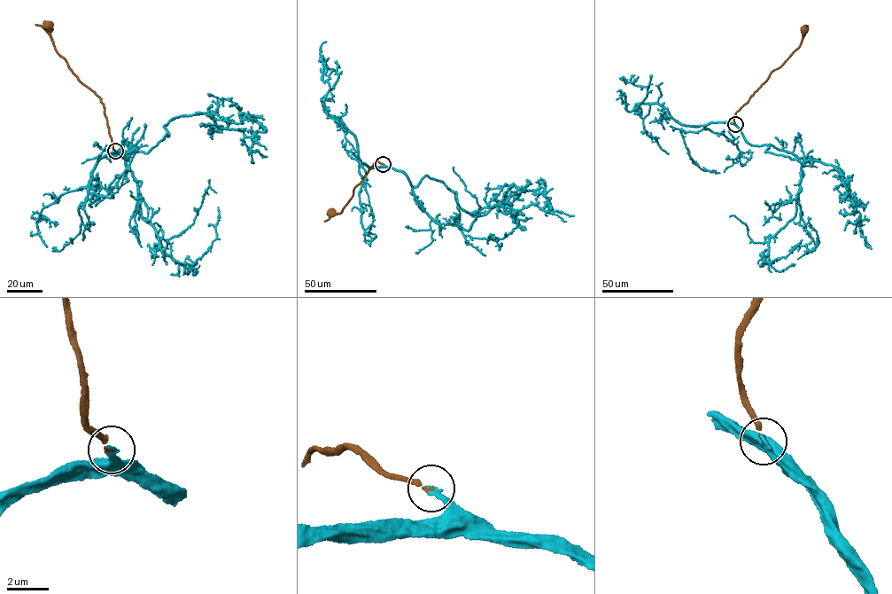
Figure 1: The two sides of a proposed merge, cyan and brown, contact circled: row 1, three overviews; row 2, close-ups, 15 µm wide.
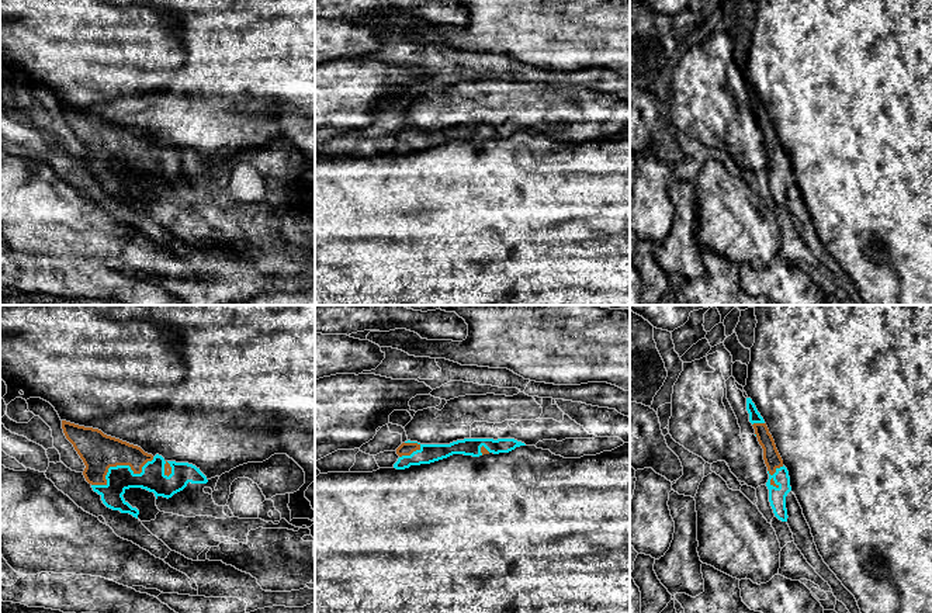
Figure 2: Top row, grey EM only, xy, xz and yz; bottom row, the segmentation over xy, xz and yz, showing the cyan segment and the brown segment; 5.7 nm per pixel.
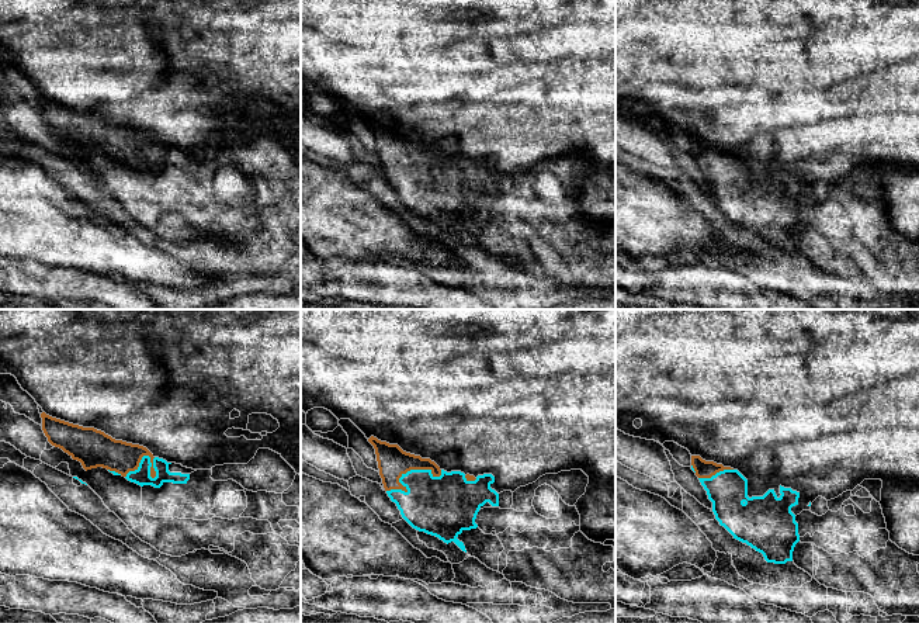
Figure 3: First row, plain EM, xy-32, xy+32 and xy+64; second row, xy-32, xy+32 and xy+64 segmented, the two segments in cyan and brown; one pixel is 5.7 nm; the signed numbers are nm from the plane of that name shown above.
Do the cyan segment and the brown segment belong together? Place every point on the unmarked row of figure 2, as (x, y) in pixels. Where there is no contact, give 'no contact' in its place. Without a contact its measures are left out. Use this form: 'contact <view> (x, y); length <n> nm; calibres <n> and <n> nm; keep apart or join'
contact xy (118, 151); length 400 nm; calibres 150 and 220 nm; join

